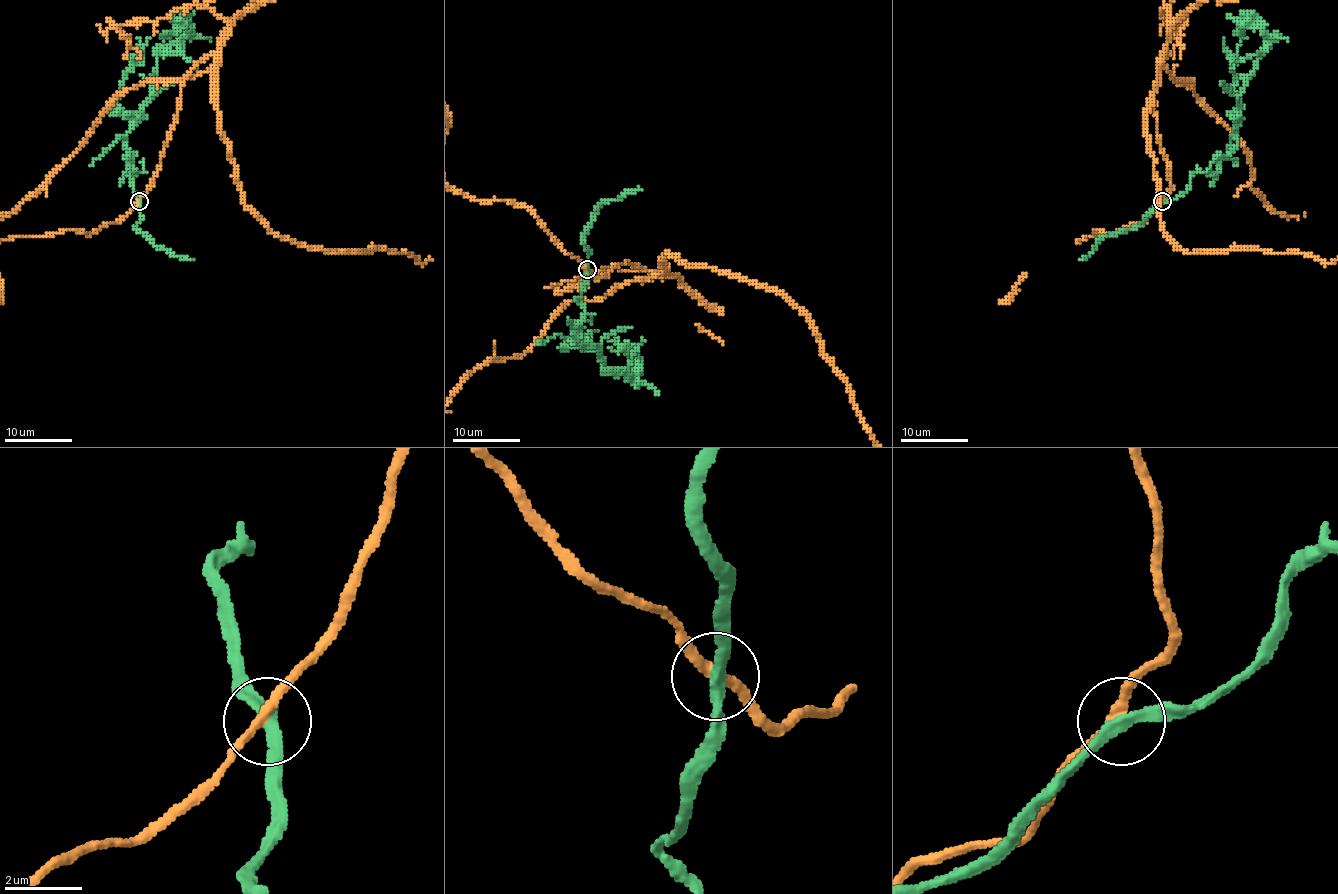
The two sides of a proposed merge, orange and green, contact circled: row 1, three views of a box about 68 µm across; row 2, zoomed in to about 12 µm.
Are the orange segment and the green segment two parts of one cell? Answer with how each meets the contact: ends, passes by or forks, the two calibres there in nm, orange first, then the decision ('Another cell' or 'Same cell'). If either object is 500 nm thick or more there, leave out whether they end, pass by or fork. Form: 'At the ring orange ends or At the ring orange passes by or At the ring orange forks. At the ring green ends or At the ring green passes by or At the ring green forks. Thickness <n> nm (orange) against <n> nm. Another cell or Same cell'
At the ring orange passes by. At the ring green passes by. Thickness 280 nm (orange) against 280 nm. Another cell

